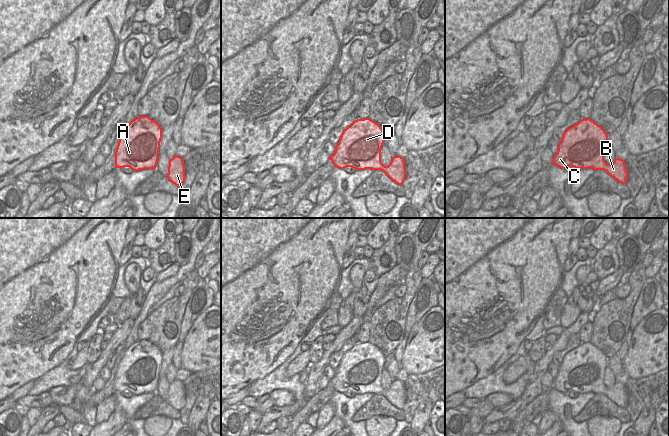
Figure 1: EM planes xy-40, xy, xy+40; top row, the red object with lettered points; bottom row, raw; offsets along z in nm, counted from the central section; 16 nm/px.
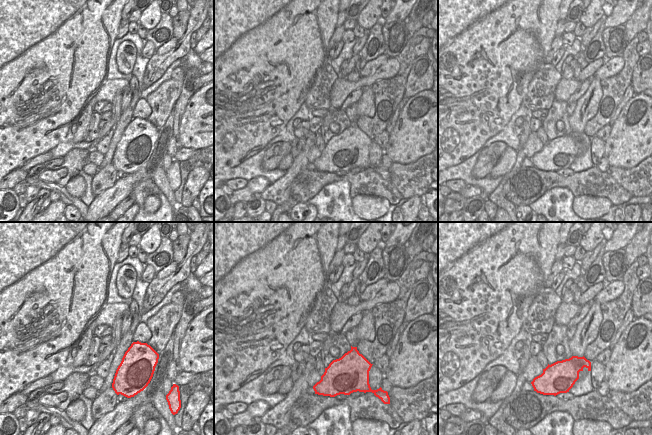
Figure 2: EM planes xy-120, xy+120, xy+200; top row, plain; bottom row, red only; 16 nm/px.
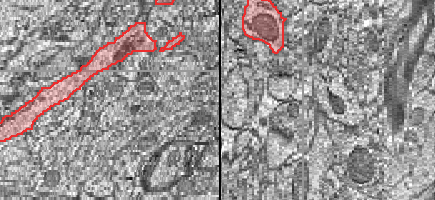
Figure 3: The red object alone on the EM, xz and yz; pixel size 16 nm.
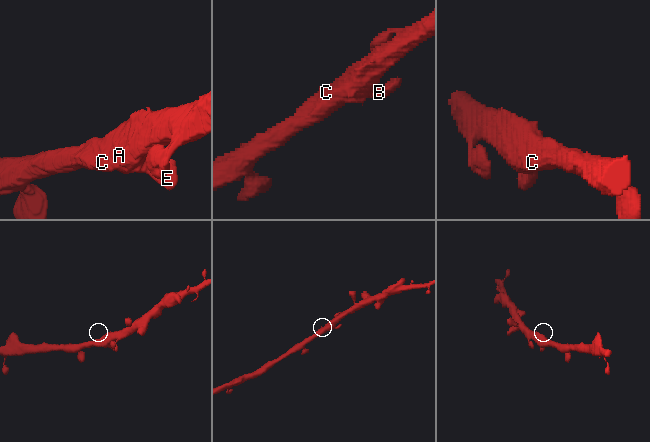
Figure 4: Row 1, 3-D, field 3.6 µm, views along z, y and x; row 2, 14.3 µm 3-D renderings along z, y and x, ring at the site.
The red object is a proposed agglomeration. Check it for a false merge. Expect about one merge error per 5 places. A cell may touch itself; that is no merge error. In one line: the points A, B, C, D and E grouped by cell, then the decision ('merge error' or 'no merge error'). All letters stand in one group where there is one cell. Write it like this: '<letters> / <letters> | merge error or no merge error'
A B C D E | no merge error

